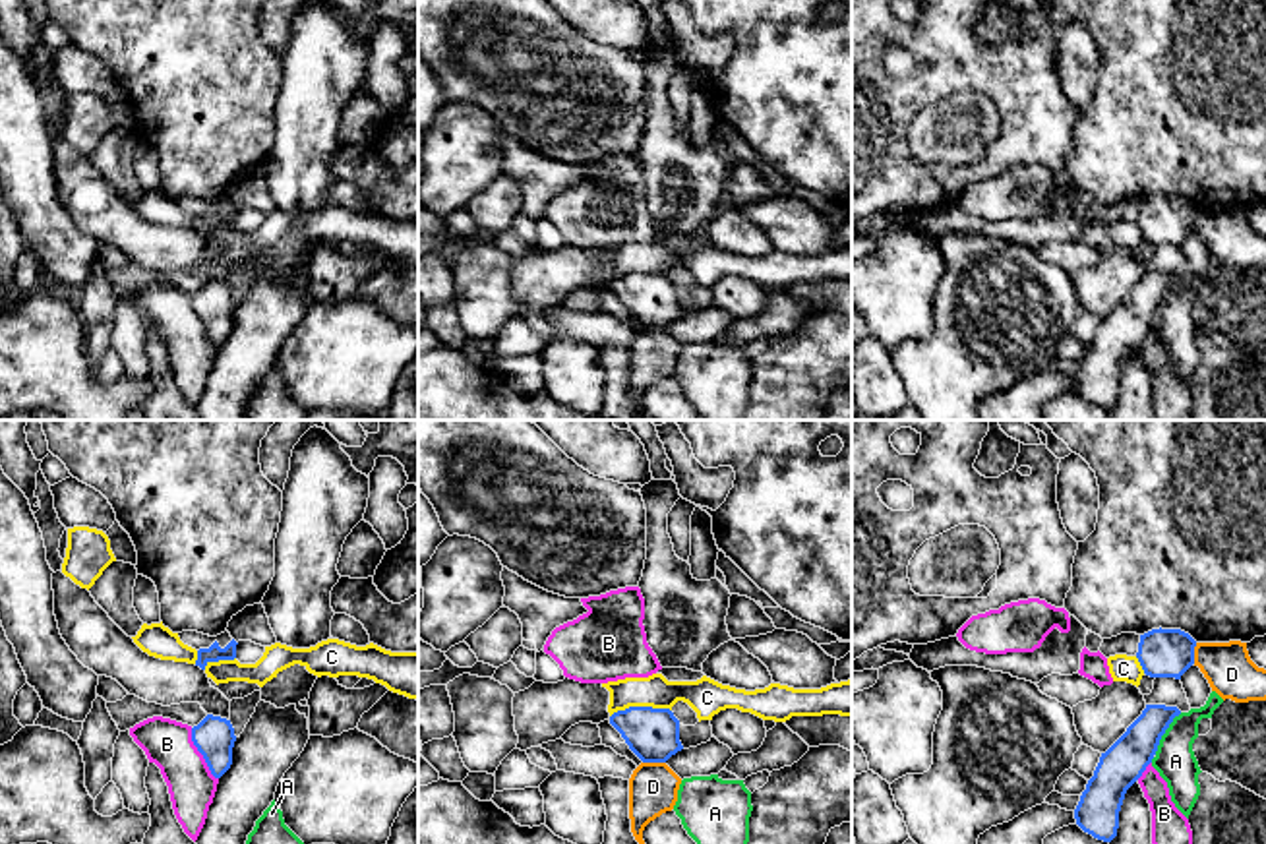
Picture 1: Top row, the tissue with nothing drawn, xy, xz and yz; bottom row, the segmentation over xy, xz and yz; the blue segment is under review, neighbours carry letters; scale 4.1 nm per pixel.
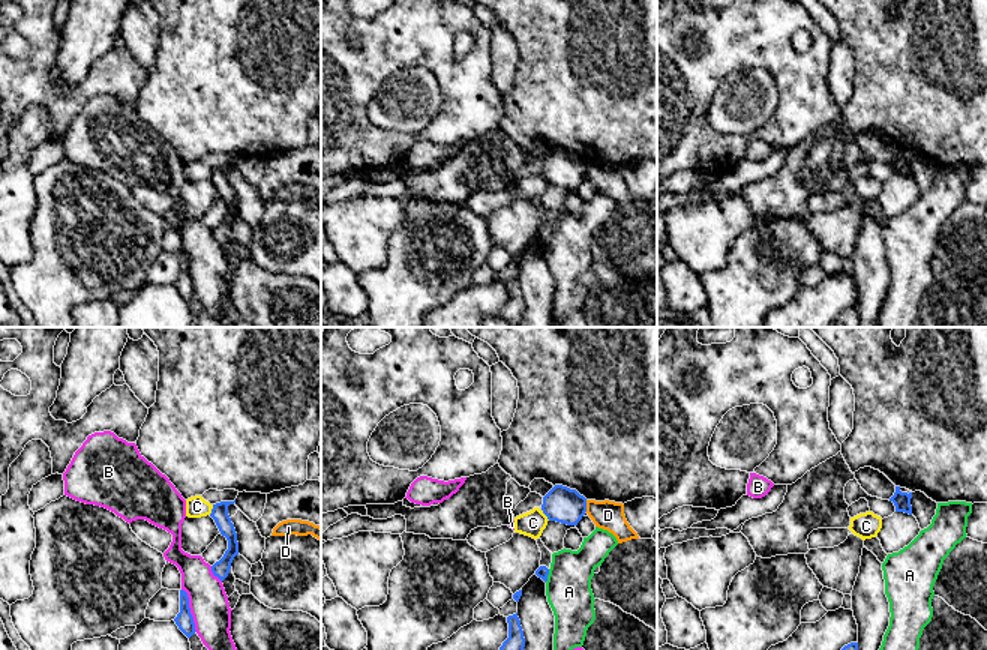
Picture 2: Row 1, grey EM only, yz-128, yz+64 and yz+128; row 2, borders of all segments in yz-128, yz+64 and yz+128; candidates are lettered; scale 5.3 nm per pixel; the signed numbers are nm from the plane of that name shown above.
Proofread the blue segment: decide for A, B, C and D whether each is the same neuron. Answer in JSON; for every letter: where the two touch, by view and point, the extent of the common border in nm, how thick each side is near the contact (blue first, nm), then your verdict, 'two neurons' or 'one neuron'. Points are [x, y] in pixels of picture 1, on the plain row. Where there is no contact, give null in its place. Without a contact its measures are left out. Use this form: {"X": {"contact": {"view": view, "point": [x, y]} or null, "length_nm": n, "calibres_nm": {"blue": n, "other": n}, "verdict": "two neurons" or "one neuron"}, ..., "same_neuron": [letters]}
{"A": {"contact": {"view": "yz", "point": [1164, 299]}, "length_nm": 200, "calibres_nm": {"blue": 180, "other": 170}, "verdict": "two neurons"}, "B": {"contact": {"view": "xy", "point": [200, 318]}, "length_nm": 240, "calibres_nm": {"blue": 170, "other": 200}, "verdict": "two neurons"}, "C": {"contact": {"view": "xz", "point": [639, 273]}, "length_nm": 260, "calibres_nm": {"blue": 220, "other": 140}, "verdict": "two neurons"}, "D": {"contact": {"view": "xz", "point": [655, 328]}, "length_nm": 100, "calibres_nm": {"blue": 220, "other": 200}, "verdict": "two neurons"}, "same_neuron": []}

